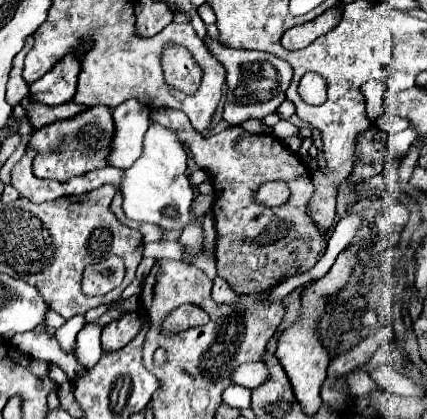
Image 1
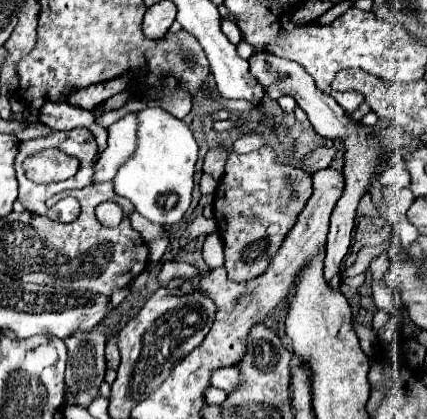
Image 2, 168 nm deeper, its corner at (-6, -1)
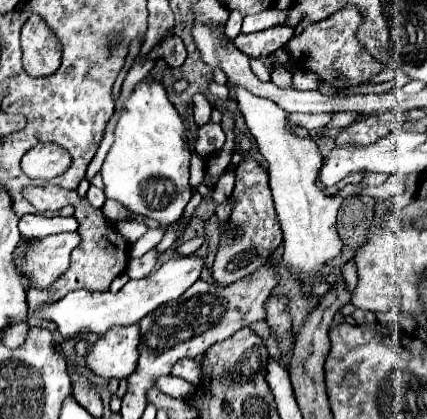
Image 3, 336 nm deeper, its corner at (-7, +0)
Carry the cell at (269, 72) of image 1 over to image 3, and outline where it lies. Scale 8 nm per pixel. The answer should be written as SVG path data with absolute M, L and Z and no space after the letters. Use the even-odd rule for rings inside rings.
M202 92L194 94L194 122L196 122L198 126L208 124L210 112L212 112L212 104L208 102L208 98L206 98Z

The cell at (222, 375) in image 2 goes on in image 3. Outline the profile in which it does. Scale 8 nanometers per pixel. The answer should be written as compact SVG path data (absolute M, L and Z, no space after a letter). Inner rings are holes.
M182 358L174 364L172 368L172 376L178 376L182 380L188 380L190 384L198 384L200 382L200 362L192 360L192 358Z

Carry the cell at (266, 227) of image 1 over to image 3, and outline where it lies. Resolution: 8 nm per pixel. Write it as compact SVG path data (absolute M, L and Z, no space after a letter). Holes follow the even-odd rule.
M254 158L242 160L236 166L236 186L234 186L232 198L236 200L236 206L232 210L230 220L234 220L240 226L240 234L220 244L212 266L214 282L224 286L252 274L282 244L282 228L278 224L278 216L274 210L274 200L268 186L268 172Z

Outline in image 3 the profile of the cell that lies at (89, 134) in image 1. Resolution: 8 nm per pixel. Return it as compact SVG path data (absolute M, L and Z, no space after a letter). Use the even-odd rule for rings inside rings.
M38 144L22 158L22 170L30 178L38 178L48 182L68 168L70 158L64 148L56 148L56 144Z

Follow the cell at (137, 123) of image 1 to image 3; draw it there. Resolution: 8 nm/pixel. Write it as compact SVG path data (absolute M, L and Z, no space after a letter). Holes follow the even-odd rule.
M92 186L90 190L88 190L88 202L94 206L94 208L98 208L98 210L102 210L102 206L104 206L104 202L106 202L106 196L104 196L104 192L100 190L100 188L96 188L96 186Z

